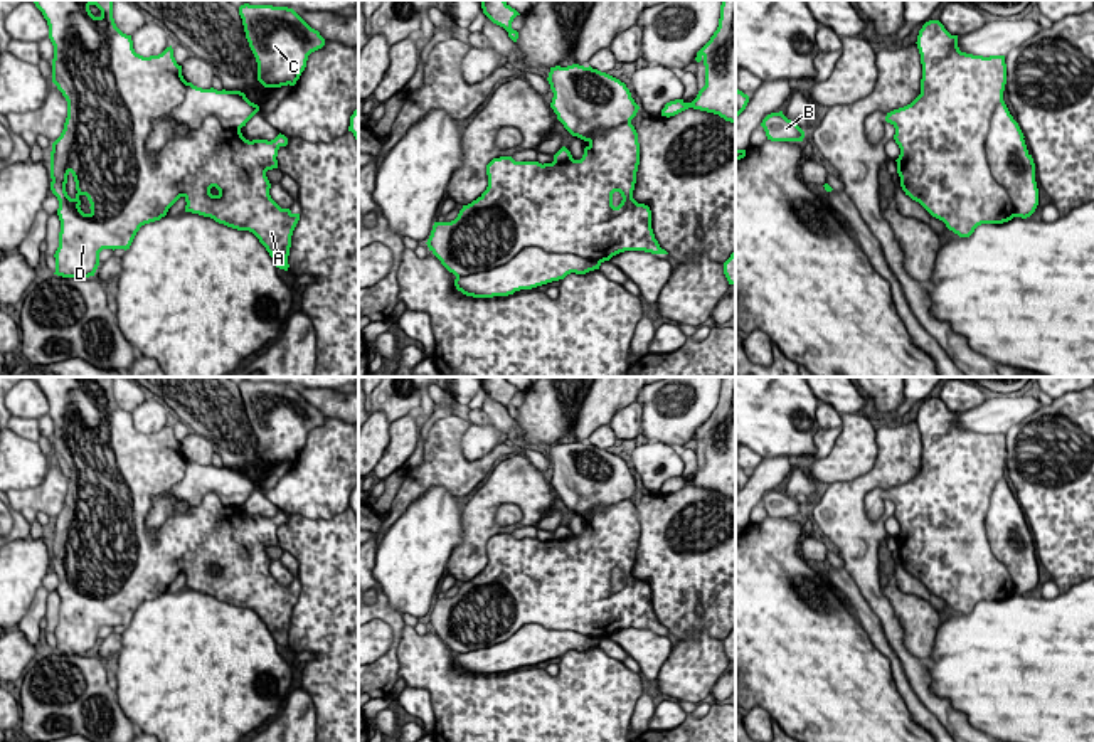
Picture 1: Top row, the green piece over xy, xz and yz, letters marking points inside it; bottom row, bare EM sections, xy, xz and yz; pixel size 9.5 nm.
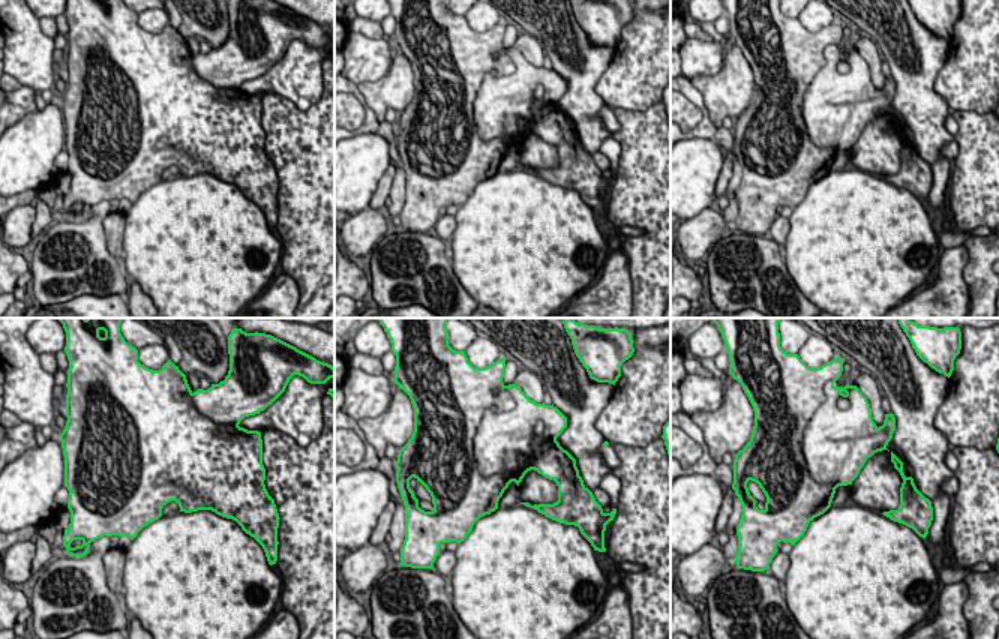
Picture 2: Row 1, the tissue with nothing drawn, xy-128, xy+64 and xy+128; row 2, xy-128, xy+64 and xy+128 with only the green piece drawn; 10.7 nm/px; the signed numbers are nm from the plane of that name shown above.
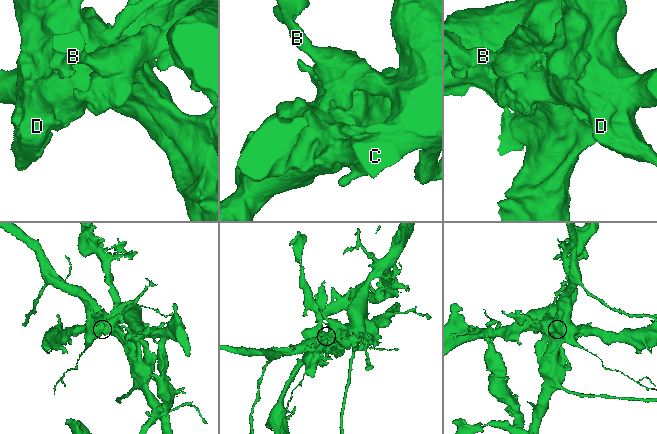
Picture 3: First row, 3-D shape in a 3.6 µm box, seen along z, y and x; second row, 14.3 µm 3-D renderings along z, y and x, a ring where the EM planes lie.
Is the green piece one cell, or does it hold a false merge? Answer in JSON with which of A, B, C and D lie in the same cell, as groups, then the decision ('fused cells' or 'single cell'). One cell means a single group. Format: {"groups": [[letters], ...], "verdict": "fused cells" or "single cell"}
{"groups": [["A", "D"], ["B", "C"]], "verdict": "fused cells"}

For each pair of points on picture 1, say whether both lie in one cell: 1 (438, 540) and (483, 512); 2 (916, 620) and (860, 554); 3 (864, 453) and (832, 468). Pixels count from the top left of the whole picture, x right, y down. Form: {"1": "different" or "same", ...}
{"1": "different", "2": "different", "3": "same"}

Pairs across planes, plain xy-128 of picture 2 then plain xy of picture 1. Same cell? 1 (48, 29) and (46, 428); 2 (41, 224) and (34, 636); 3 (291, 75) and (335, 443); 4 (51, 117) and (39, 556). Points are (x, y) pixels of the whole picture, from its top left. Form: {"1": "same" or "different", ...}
{"1": "different", "2": "same", "3": "same", "4": "same"}

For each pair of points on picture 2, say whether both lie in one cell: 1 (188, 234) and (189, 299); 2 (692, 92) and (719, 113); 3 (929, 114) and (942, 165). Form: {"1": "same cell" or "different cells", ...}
{"1": "same cell", "2": "different cells", "3": "same cell"}

